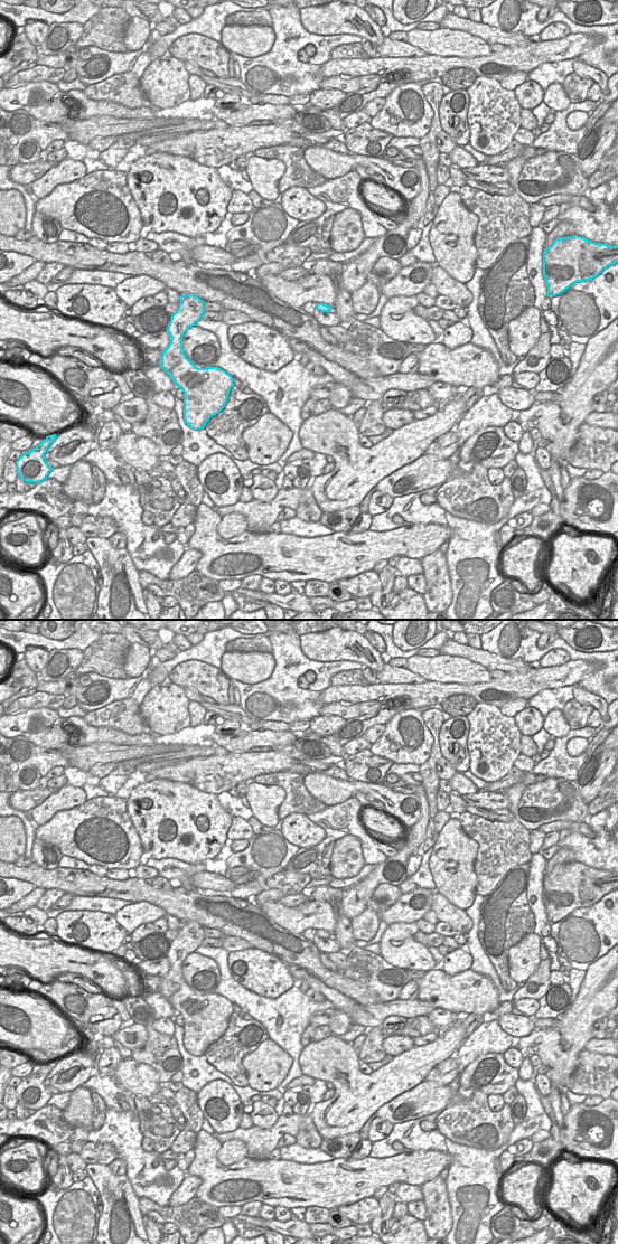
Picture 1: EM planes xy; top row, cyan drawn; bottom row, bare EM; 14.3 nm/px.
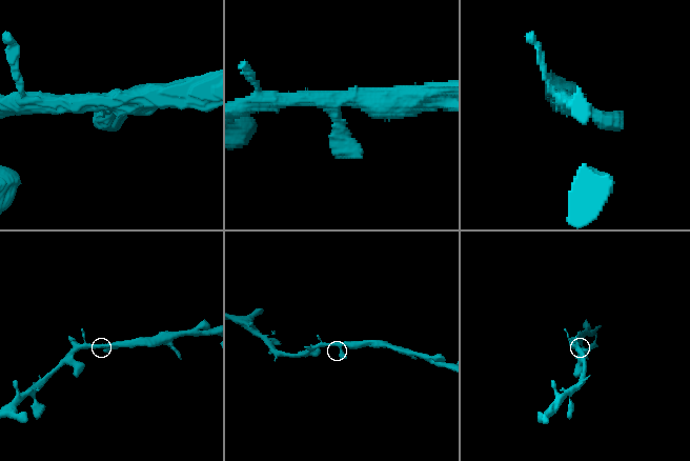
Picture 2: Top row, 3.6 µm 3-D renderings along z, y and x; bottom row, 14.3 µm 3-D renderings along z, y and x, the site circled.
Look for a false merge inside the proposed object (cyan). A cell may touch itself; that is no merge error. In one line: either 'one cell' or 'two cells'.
one cell

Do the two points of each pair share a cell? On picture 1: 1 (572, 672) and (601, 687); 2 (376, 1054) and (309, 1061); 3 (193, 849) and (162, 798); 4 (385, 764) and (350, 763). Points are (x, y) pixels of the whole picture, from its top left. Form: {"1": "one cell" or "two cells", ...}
{"1": "two cells", "2": "two cells", "3": "one cell", "4": "one cell"}

